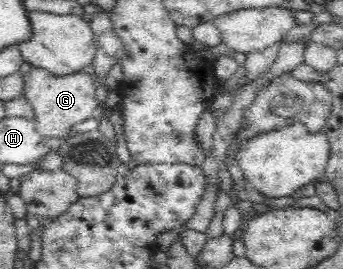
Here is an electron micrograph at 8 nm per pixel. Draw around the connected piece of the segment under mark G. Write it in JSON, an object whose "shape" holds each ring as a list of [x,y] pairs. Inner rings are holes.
{"shape":[[[33,67],[23,77],[23,96],[32,105],[36,128],[44,137],[63,140],[74,124],[88,120],[99,107],[99,101],[96,99],[96,81],[88,70],[74,72],[68,76],[56,76],[45,69]]]}

